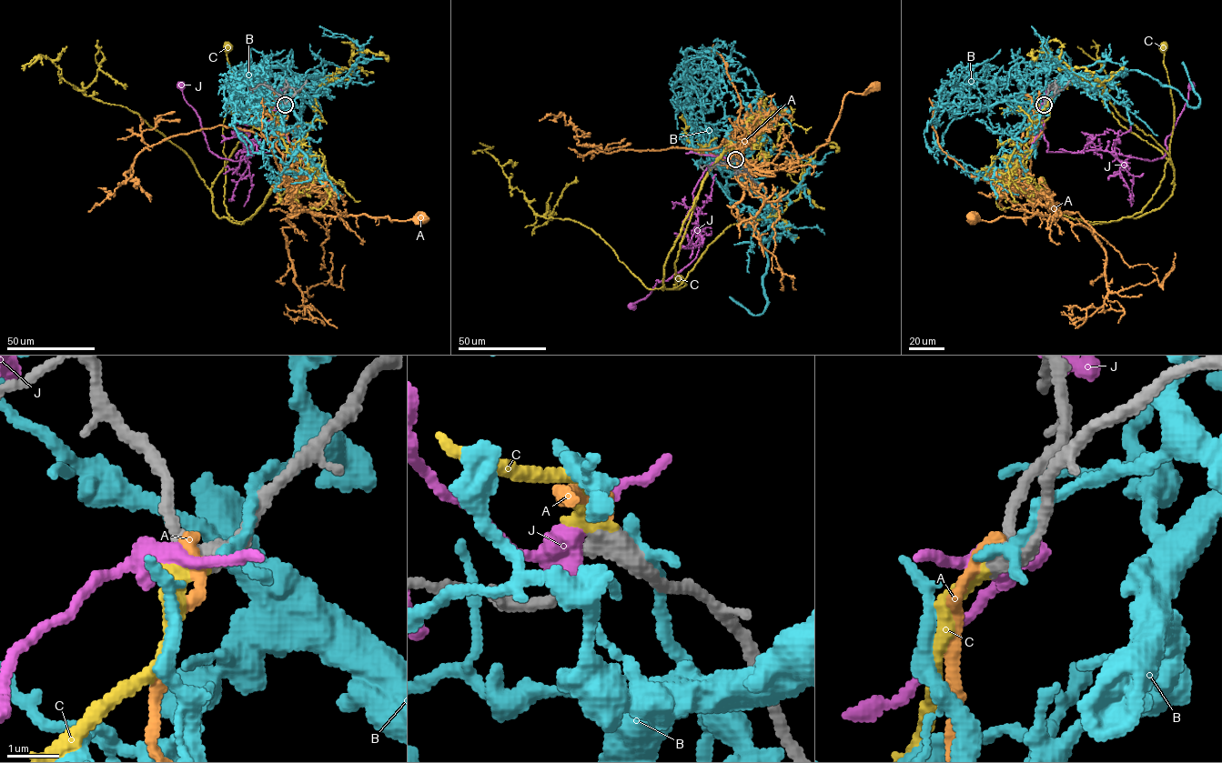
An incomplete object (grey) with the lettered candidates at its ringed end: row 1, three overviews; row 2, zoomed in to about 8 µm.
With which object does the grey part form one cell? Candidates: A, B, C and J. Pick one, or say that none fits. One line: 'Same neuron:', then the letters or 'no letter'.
Same neuron: C

